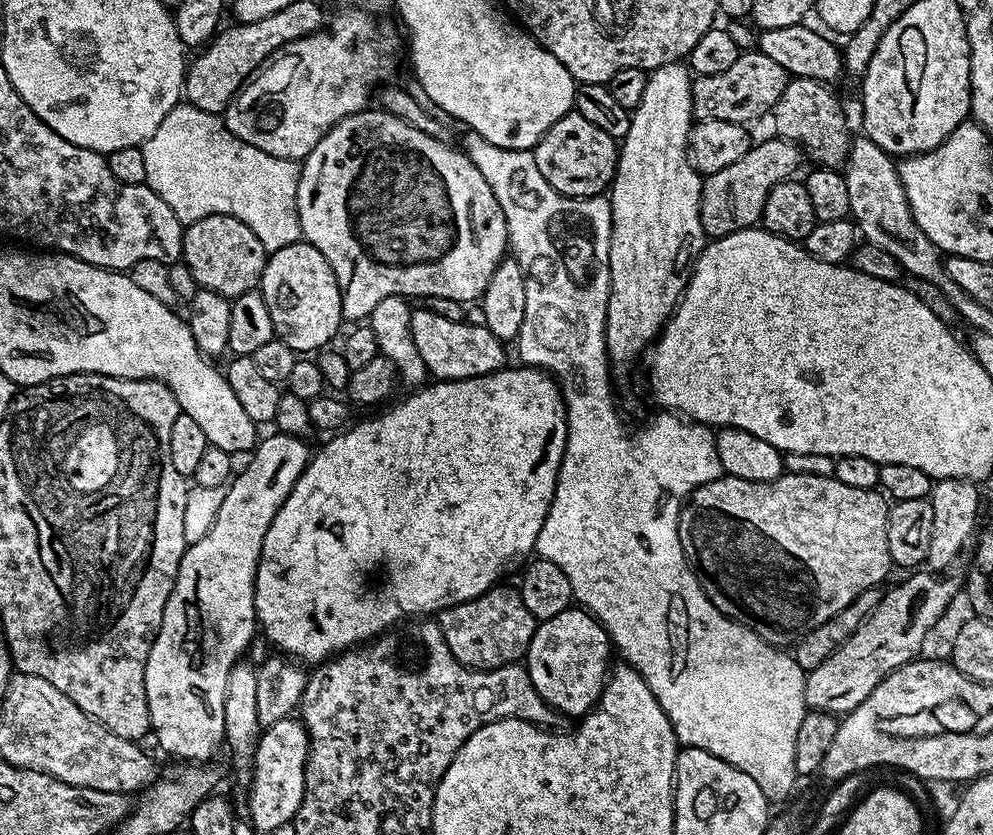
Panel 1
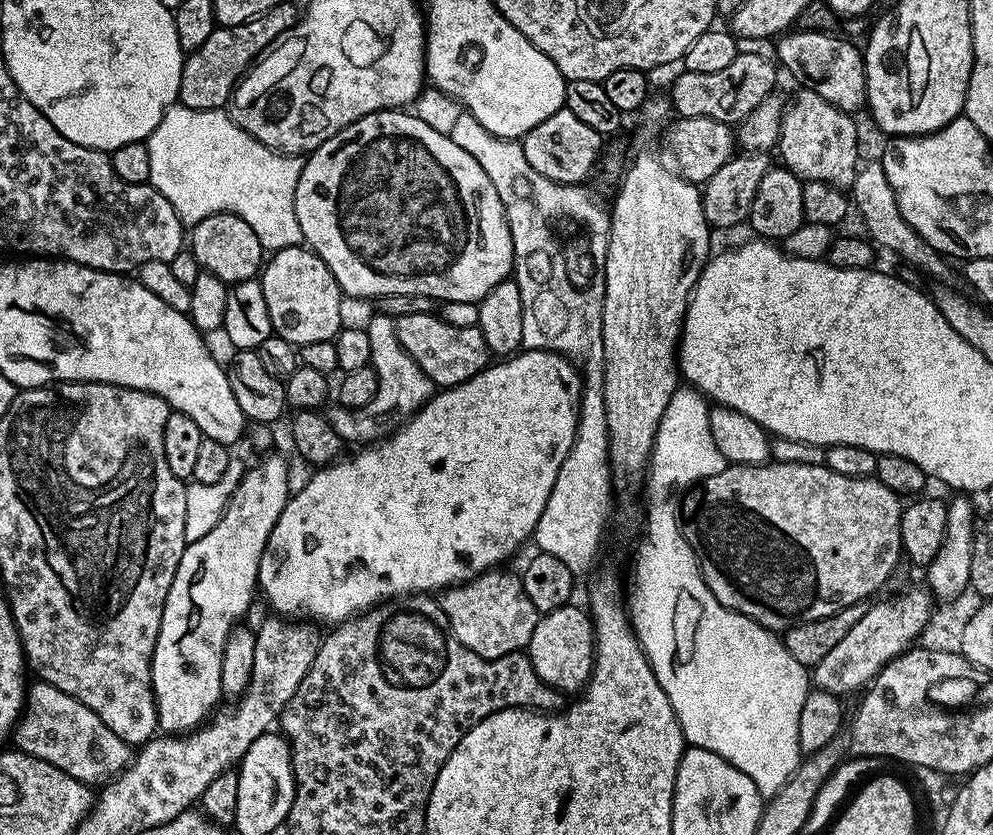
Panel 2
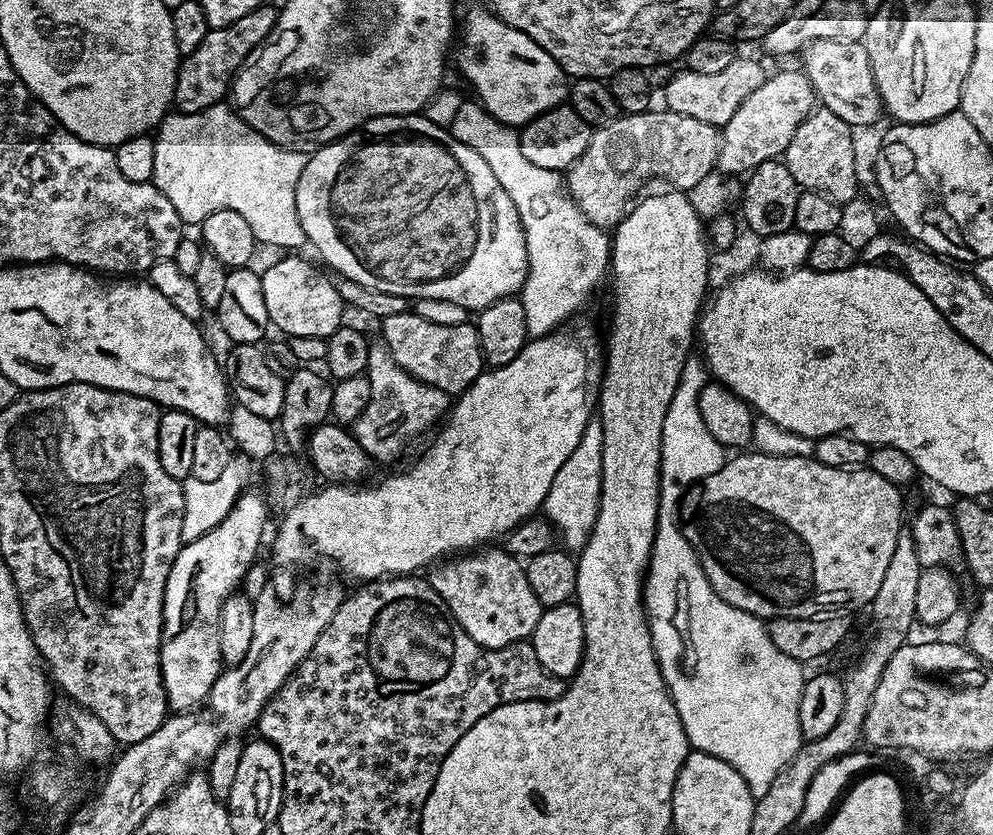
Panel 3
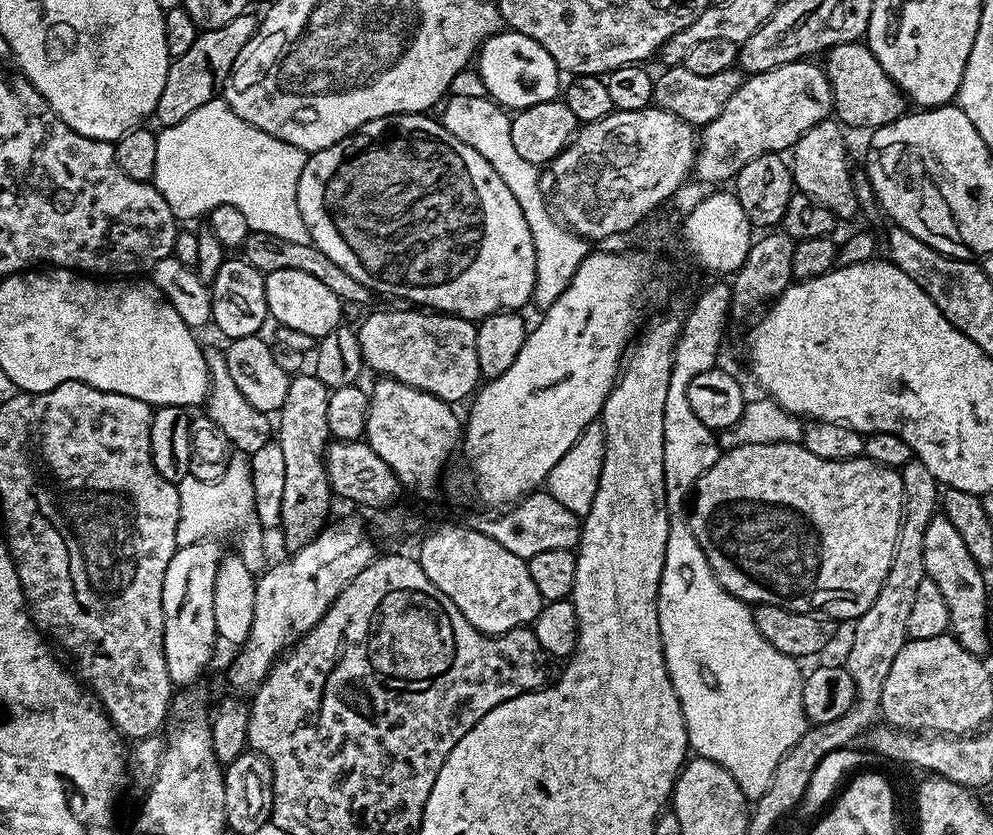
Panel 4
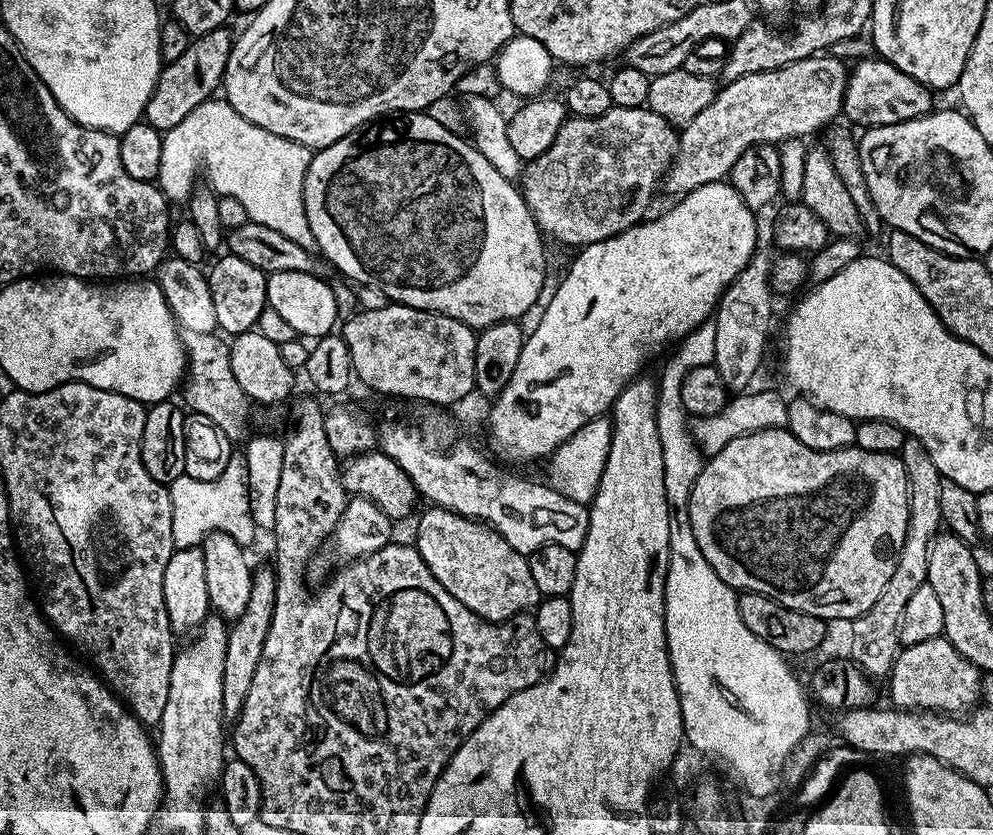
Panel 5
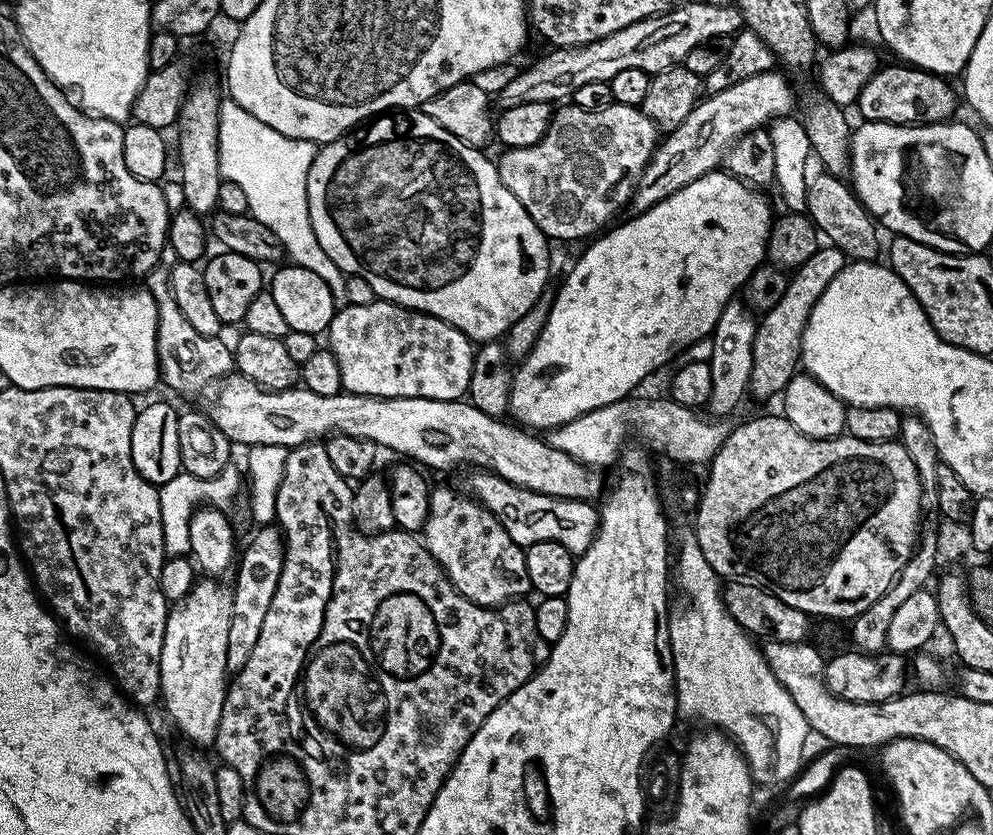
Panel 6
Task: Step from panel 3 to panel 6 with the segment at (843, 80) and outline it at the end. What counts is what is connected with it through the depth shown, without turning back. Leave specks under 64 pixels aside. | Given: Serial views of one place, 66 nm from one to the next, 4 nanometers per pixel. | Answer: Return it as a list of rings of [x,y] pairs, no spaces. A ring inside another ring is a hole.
[[[892,62],[887,66],[881,67],[870,78],[870,82],[866,82],[866,86],[862,86],[860,91],[860,99],[858,101],[858,109],[864,115],[865,121],[873,120],[874,122],[886,122],[887,124],[943,124],[951,121],[952,116],[956,112],[956,96],[952,93],[952,88],[947,79],[943,76],[935,76],[933,72],[923,72],[921,68],[905,66],[900,62]]]

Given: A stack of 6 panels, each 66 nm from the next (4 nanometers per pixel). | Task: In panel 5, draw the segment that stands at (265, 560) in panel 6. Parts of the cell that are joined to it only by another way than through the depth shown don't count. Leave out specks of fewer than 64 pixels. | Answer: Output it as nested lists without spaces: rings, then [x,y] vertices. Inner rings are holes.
[[[257,567],[252,574],[250,586],[250,602],[246,602],[246,610],[229,627],[226,642],[226,662],[222,670],[222,706],[224,719],[234,722],[239,718],[243,702],[247,698],[254,672],[262,656],[263,643],[266,642],[267,631],[270,630],[271,616],[275,610],[276,574],[271,567]]]

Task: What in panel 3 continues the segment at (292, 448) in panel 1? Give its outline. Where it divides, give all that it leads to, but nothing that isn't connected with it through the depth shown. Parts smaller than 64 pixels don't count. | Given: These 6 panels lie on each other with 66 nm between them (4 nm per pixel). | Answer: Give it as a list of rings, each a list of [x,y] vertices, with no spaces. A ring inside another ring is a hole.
[[[245,490],[236,499],[235,506],[226,514],[226,518],[214,530],[202,534],[194,542],[184,544],[174,558],[170,578],[166,582],[164,595],[164,629],[160,639],[160,669],[164,679],[164,689],[169,709],[176,714],[188,714],[199,709],[200,704],[209,699],[214,682],[222,671],[220,658],[220,615],[226,598],[237,591],[244,580],[248,567],[256,560],[260,552],[260,543],[264,540],[264,527],[268,524],[268,504],[260,492]]]

